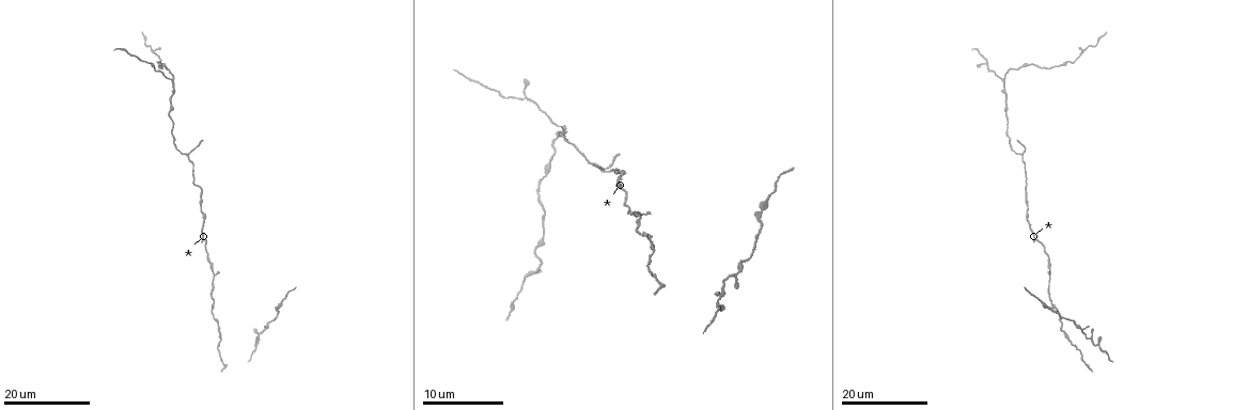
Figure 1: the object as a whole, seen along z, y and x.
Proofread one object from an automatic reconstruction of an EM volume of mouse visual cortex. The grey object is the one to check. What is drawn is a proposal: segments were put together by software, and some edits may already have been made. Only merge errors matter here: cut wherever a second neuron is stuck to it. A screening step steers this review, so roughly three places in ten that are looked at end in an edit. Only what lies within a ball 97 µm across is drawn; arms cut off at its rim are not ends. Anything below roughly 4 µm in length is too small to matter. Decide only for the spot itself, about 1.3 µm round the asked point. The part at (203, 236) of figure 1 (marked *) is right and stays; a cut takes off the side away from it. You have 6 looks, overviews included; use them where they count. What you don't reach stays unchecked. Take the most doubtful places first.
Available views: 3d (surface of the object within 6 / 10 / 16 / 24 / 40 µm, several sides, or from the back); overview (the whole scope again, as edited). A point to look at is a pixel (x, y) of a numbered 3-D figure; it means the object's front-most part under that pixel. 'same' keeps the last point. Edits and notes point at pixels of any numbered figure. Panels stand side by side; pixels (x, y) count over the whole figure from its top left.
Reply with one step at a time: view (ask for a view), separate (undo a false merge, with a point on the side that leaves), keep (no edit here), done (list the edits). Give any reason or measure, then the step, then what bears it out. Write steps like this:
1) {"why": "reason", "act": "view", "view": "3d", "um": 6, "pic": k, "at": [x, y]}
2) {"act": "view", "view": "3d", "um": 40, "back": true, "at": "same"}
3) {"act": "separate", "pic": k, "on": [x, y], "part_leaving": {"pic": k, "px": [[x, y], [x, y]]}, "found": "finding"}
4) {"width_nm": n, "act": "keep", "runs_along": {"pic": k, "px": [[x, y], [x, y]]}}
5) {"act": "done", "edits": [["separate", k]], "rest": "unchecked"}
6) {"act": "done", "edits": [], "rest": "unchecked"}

{"why": "branch point", "act": "view", "view": "3d", "um": 16, "pic": 1, "at": [1003, 82]}

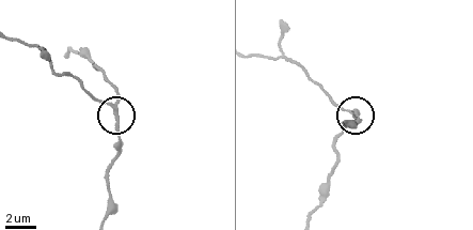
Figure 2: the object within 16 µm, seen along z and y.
{"act": "view", "view": "3d", "um": 10, "pic": 2, "at": [113, 104]}

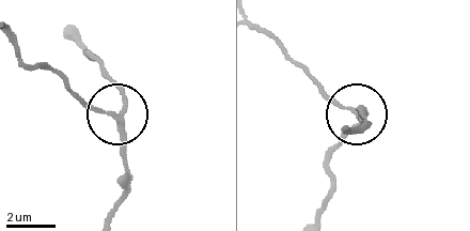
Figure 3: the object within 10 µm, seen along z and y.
{"width_nm": 200, "act": "keep", "found": "continuous, no second neuron"}

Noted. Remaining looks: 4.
{"why": "three-way junction", "act": "view", "view": "3d", "um": 16, "pic": 1, "at": [187, 153]}

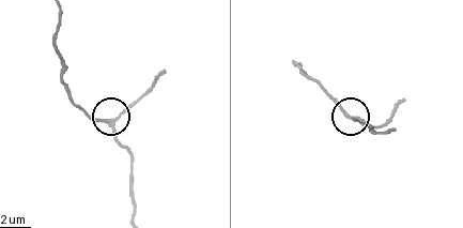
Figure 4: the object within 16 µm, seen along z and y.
{"act": "view", "view": "3d", "um": 10, "pic": 4, "at": [350, 116]}

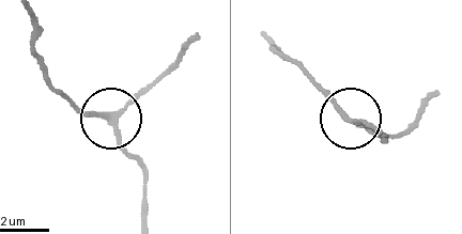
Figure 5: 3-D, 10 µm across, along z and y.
{"act": "keep", "runs_along": {"pic": 5, "px": [[145, 215], [144, 166], [113, 119], [150, 82]]}, "found": "continuous, no second neuron"}

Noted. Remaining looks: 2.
{"why": "sudden change in width", "act": "view", "view": "3d", "um": 16, "pic": 1, "at": [199, 206]}

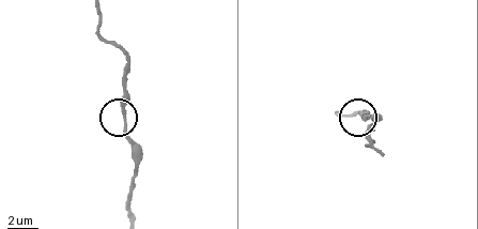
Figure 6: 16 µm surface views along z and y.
{"why": "closer look", "act": "view", "view": "3d", "um": 6, "pic": 6, "at": [122, 110]}

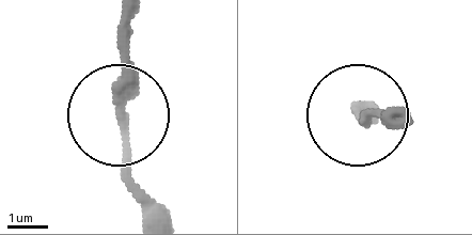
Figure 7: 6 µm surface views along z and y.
{"act": "keep", "runs_along": {"pic": 7, "px": [[156, 213], [128, 172], [115, 100], [125, 18]]}, "found": "continuous, no second neuron"}

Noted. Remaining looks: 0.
{"act": "done", "edits": [], "rest": "unchecked"}

